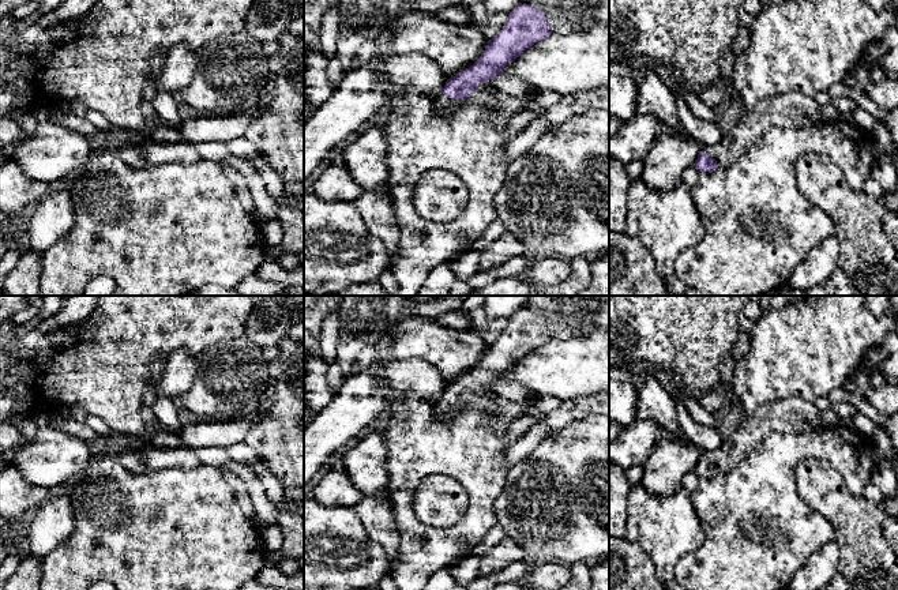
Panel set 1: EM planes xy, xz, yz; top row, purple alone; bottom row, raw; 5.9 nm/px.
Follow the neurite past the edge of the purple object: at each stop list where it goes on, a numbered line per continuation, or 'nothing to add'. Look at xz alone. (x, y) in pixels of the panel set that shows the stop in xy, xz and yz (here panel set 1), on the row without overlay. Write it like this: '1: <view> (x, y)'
1: xz (444, 409)

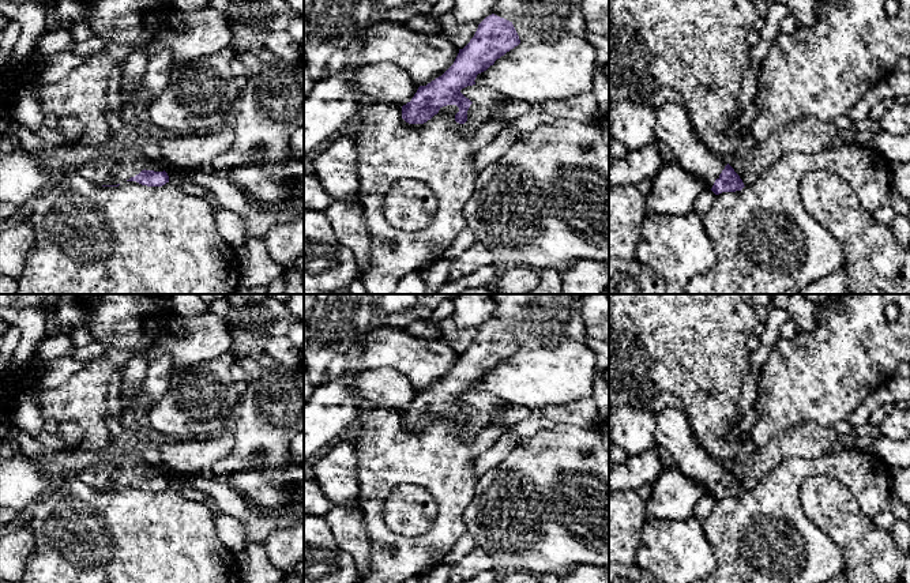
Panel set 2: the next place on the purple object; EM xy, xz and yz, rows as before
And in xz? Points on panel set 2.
nothing to add

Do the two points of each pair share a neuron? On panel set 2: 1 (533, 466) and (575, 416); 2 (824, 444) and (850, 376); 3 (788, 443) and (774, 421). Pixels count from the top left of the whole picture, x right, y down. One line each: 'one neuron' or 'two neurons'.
1: two neurons
2: two neurons
3: two neurons

